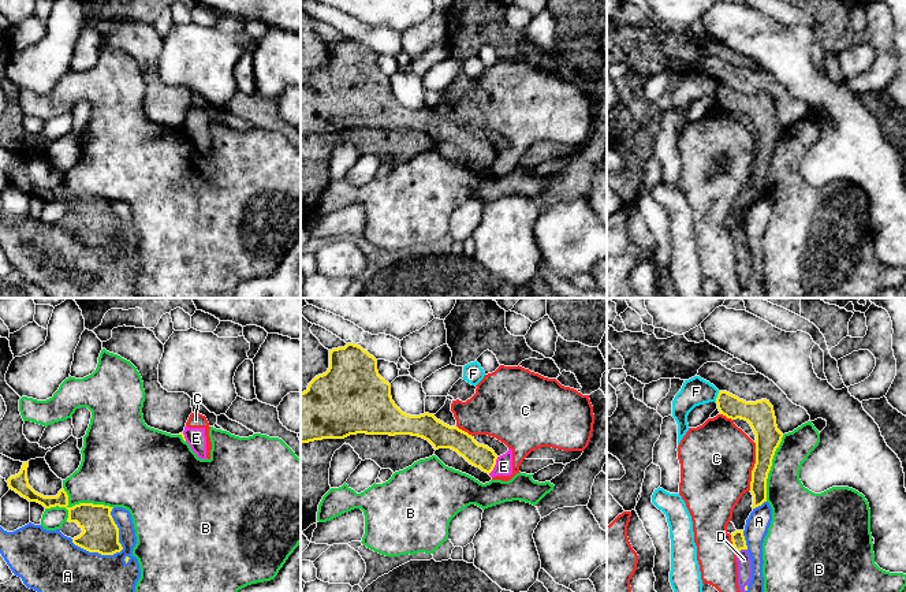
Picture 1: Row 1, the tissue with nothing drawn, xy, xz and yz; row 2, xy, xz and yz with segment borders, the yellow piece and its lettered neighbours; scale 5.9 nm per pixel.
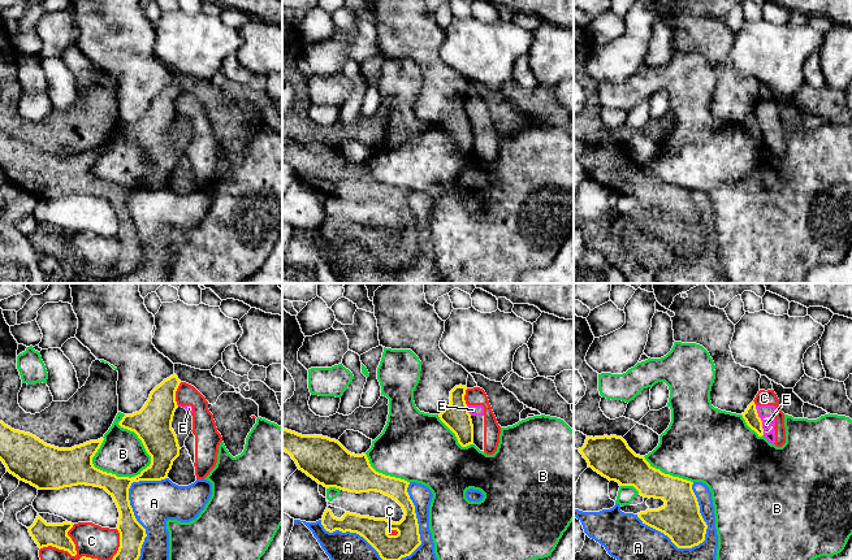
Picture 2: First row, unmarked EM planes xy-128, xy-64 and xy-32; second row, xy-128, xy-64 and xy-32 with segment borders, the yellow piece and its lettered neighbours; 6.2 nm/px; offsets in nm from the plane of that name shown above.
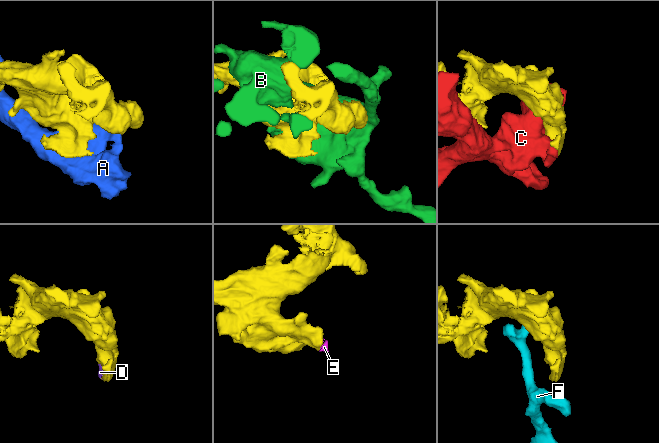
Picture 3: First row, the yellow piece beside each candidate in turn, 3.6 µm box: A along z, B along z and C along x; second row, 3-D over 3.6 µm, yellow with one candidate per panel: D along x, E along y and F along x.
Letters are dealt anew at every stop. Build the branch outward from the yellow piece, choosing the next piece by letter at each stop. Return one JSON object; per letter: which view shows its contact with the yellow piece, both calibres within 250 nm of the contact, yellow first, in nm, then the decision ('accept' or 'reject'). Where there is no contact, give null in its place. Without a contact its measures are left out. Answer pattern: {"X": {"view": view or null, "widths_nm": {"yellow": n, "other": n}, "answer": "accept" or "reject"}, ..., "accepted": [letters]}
{"A": {"view": "xy", "widths_nm": {"yellow": 220, "other": 260}, "answer": "reject"}, "B": {"view": "xy", "widths_nm": {"yellow": 220, "other": 360}, "answer": "reject"}, "C": {"view": "yz", "widths_nm": {"yellow": 150, "other": 440}, "answer": "reject"}, "D": {"view": "yz", "widths_nm": {"yellow": 80, "other": 80}, "answer": "accept"}, "E": {"view": "xz", "widths_nm": {"yellow": 140, "other": 100}, "answer": "reject"}, "F": {"view": "yz", "widths_nm": {"yellow": 140, "other": 170}, "answer": "reject"}, "accepted": ["D"]}

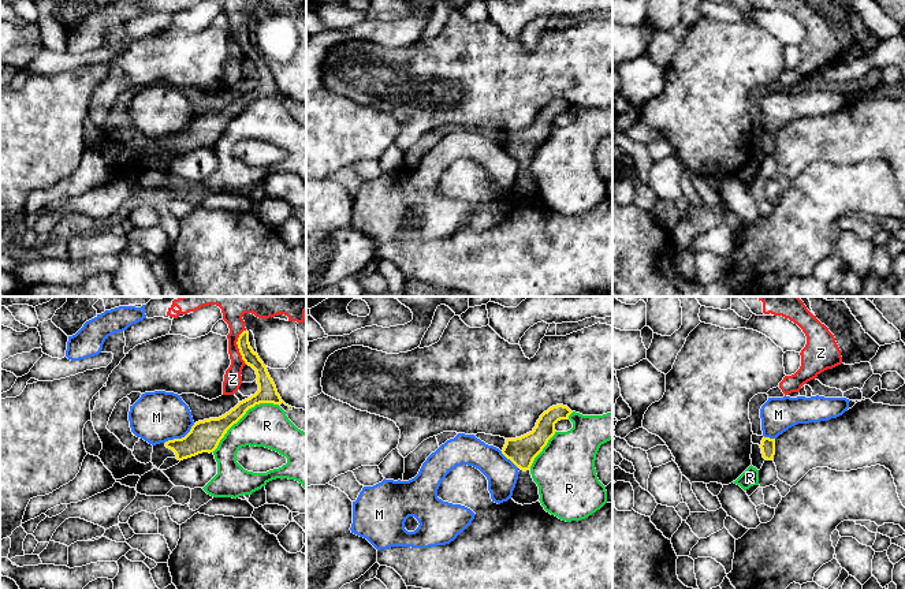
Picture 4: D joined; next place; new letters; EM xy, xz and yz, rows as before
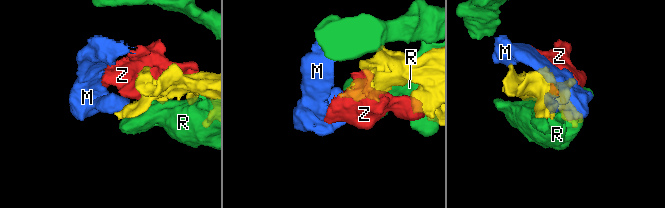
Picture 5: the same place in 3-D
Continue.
{"M": {"view": "xy", "widths_nm": {"yellow": 190, "other": 300}, "answer": "reject"}, "R": {"view": "xy", "widths_nm": {"yellow": 180, "other": 260}, "answer": "reject"}, "Z": {"view": "xy", "widths_nm": {"yellow": 90, "other": 160}, "answer": "reject"}, "accepted": []}

